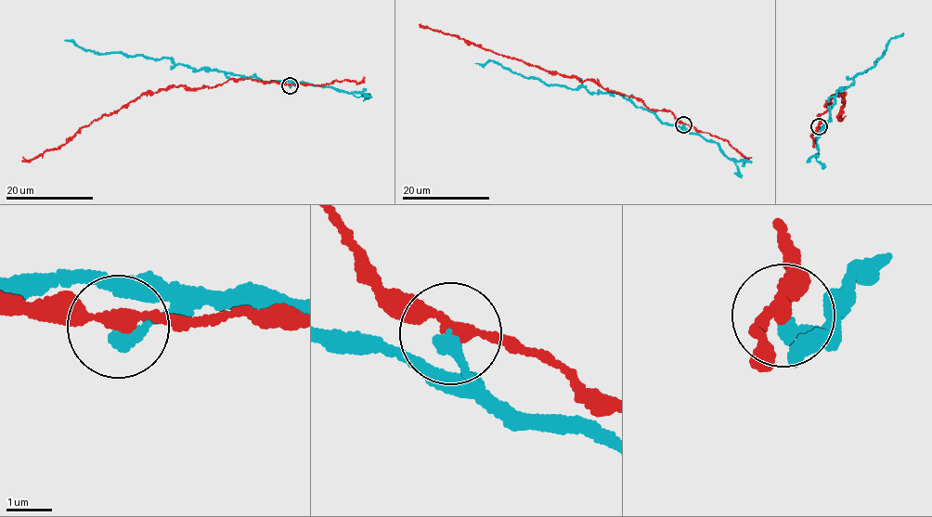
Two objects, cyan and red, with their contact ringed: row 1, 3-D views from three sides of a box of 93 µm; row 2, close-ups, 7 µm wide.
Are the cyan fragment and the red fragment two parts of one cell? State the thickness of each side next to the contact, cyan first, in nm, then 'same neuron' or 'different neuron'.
300 nm thick on the cyan side, 260 nm on the other; different neuron

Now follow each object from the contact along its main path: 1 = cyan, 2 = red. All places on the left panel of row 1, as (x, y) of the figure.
1: (290, 84), (291, 83), (193, 70), (172, 63), (170, 58), (94, 52), (64, 40)
2: (290, 84), (229, 79), (213, 87), (174, 86), (147, 92), (84, 125), (57, 148), (32, 159), (23, 157)

